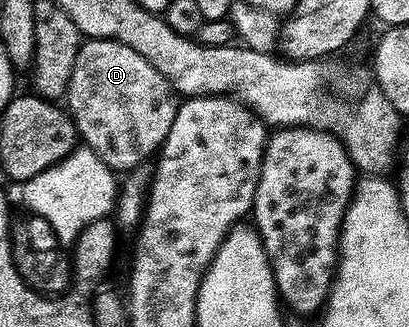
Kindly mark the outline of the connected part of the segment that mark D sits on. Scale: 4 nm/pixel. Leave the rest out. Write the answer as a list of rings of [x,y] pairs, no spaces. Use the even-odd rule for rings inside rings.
[[[85,38],[78,49],[78,57],[74,61],[74,73],[70,73],[70,85],[66,92],[66,110],[71,115],[79,138],[102,161],[111,167],[113,172],[127,173],[133,167],[139,167],[151,160],[164,146],[164,138],[170,133],[170,125],[174,125],[174,117],[178,106],[178,92],[130,45],[122,45],[113,39]]]

